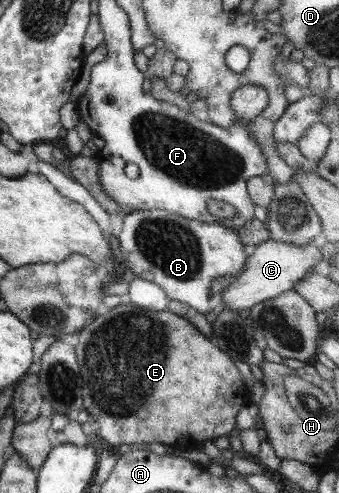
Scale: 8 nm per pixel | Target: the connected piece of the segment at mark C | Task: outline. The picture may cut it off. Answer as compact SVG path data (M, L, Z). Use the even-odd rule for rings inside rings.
M271 239L262 241L250 248L246 265L234 278L235 283L228 285L221 292L225 309L239 313L265 299L273 299L285 291L293 290L295 283L299 283L308 273L322 267L320 248L313 242L298 246Z

